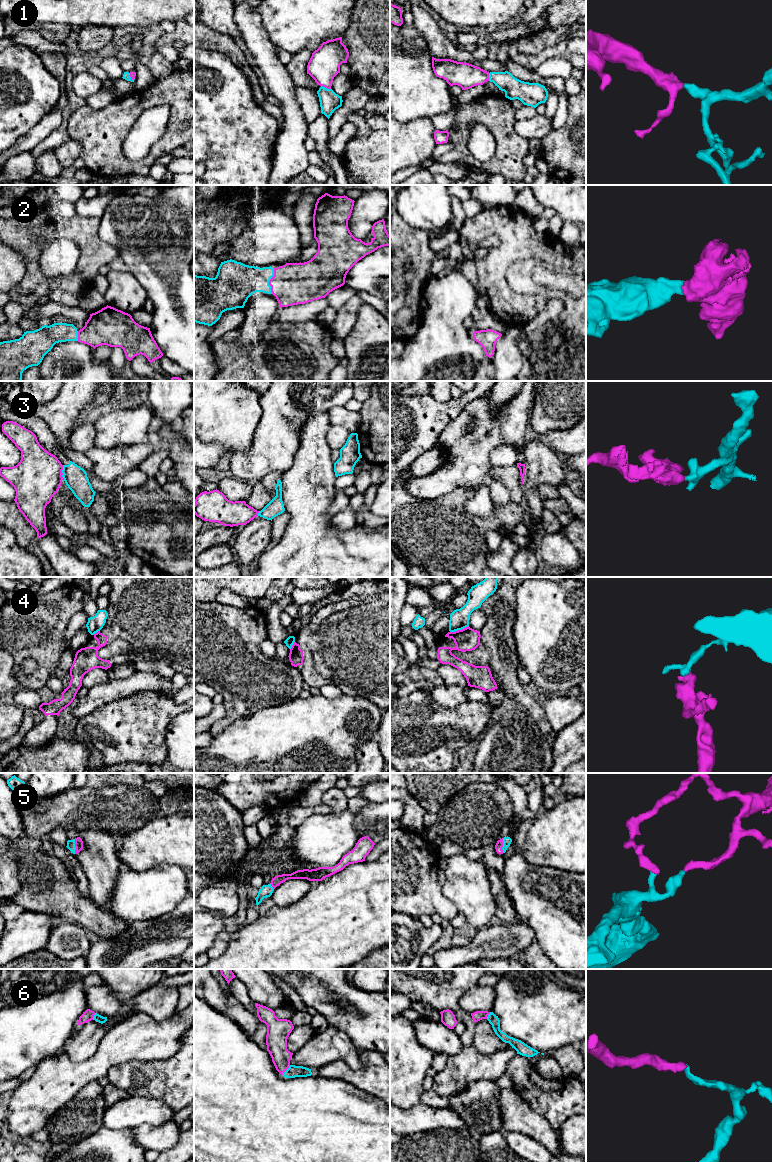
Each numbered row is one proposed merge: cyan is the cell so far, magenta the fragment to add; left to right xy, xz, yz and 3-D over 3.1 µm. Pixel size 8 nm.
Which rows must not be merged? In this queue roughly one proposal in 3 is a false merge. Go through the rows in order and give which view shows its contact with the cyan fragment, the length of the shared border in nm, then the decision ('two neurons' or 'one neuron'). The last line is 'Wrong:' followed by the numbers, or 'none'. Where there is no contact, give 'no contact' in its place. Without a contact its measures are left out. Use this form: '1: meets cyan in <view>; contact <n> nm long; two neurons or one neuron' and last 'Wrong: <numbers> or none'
1: meets cyan in xz; contact 90 nm long; one neuron
2: meets cyan in xz; contact 200 nm long; one neuron
3: meets cyan in xy; contact 110 nm long; two neurons
4: meets cyan in yz; contact 160 nm long; two neurons
5: meets cyan in xy; contact 120 nm long; one neuron
6: meets cyan in xz; contact 100 nm long; one neuron
Wrong: 3, 4

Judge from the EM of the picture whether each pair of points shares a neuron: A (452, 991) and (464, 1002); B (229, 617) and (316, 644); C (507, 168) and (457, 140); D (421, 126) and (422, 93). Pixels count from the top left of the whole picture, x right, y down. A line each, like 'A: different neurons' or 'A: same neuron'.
A: different neurons
B: different neurons
C: same neuron
D: different neurons

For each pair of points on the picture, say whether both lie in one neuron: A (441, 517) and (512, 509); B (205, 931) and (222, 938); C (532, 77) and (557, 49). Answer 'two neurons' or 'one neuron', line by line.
A: one neuron
B: two neurons
C: two neurons

